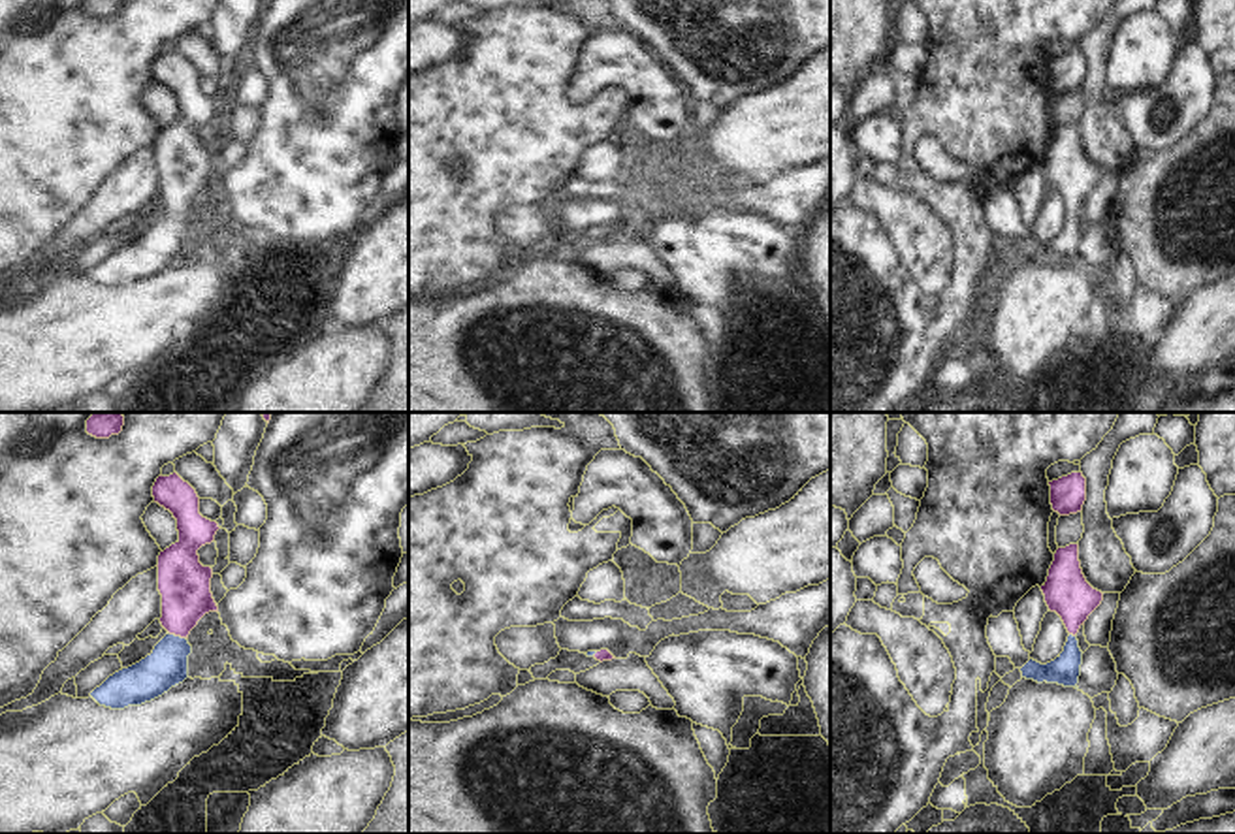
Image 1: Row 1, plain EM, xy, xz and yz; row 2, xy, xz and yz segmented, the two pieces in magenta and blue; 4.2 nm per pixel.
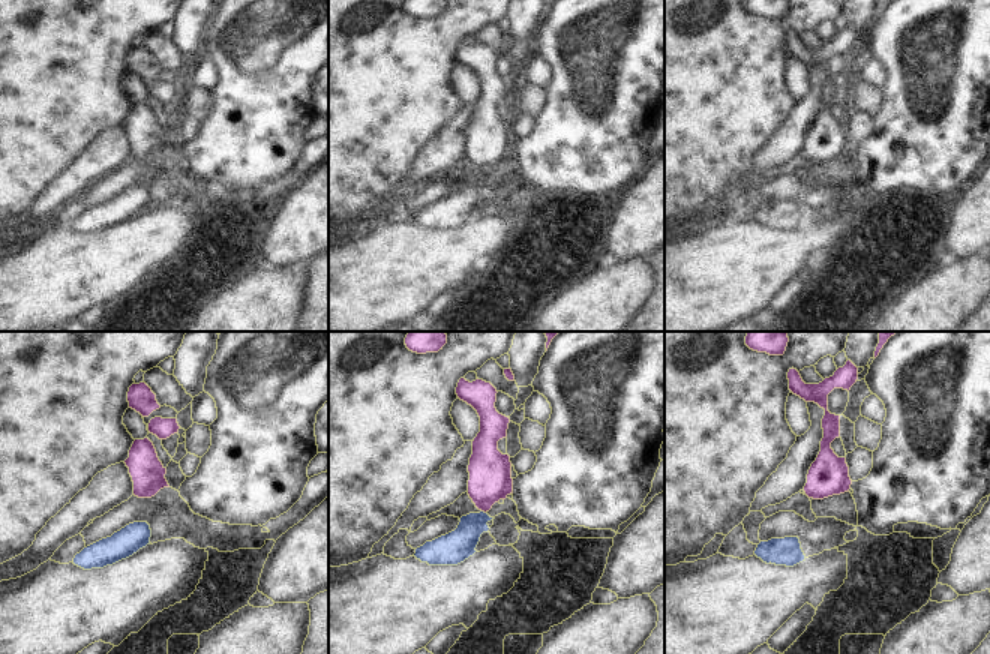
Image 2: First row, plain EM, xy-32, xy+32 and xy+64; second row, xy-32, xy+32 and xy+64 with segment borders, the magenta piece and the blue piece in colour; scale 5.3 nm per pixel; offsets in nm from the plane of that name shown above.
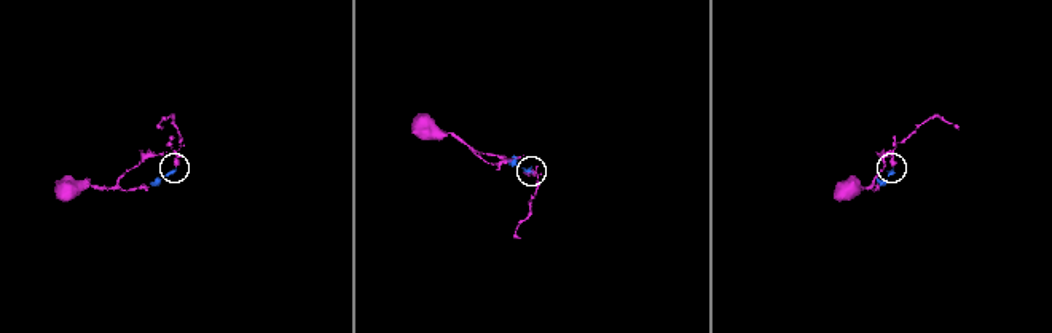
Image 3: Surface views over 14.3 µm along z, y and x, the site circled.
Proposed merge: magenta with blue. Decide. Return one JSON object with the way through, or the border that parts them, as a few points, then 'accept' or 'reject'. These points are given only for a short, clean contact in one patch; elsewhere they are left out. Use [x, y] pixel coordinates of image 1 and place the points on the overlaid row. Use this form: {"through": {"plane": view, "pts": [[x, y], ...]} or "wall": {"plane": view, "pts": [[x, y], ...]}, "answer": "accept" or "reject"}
{"through": {"plane": "xy", "pts": [[185, 584], [177, 635], [166, 667]]}, "answer": "accept"}

